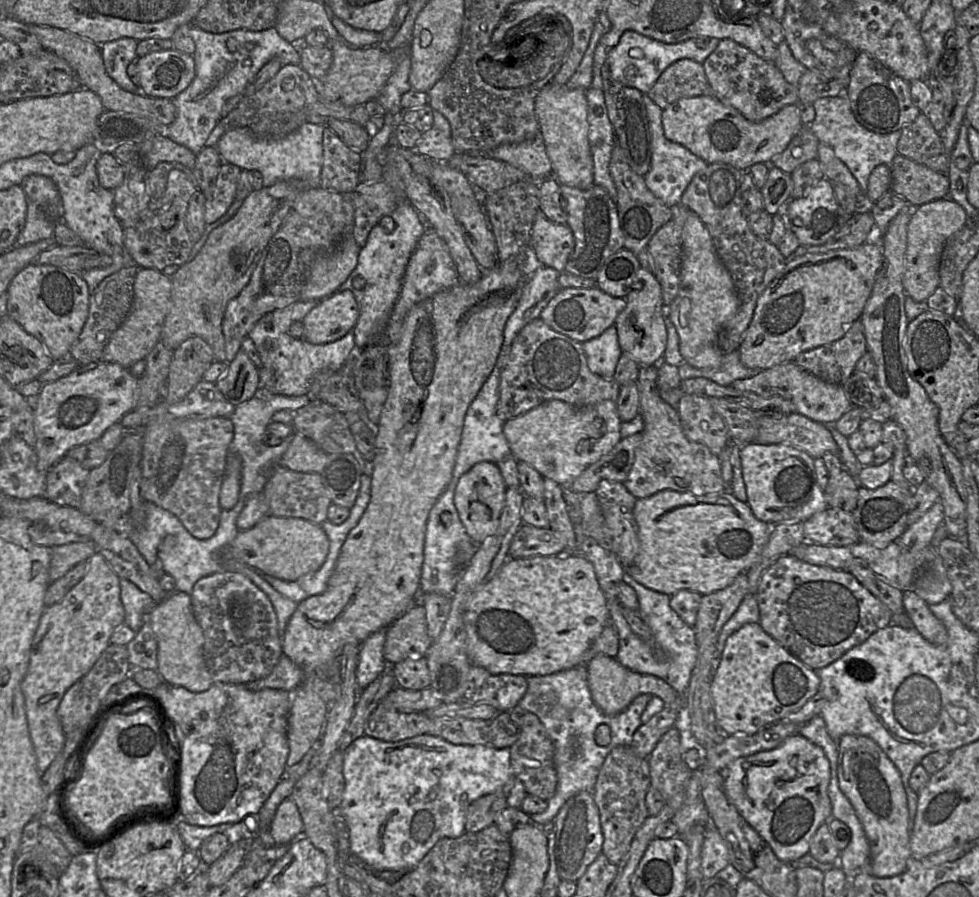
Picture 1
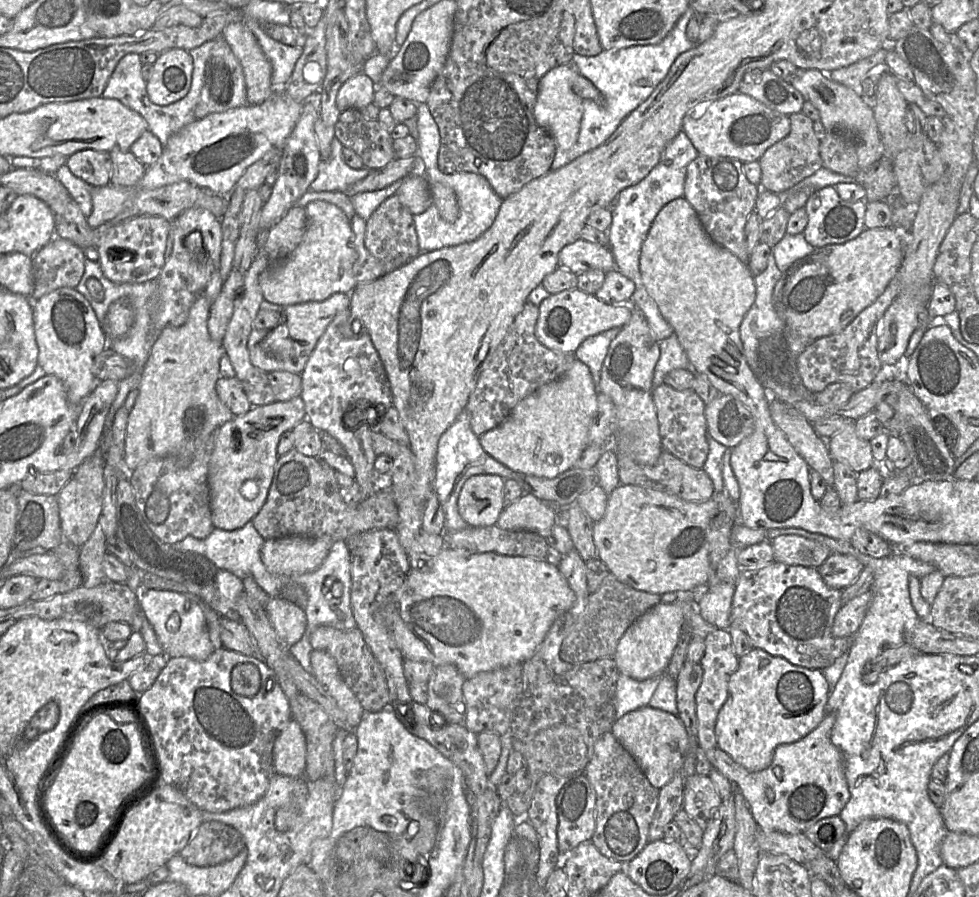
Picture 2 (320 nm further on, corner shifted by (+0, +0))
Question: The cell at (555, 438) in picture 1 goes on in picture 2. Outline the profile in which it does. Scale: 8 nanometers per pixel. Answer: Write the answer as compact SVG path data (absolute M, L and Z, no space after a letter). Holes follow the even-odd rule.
M576 358L562 376L522 399L500 425L482 434L481 446L518 474L552 479L573 468L588 446L597 396L589 367Z

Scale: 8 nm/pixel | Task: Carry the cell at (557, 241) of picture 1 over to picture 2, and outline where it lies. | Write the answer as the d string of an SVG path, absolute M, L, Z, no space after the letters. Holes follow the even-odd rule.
M583 239L565 246L559 253L559 266L575 274L598 269L605 273L616 268L610 248Z

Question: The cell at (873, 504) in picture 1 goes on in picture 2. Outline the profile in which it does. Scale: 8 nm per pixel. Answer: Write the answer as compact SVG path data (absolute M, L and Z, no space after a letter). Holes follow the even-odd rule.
M831 553L817 570L828 587L843 590L857 579L863 568L855 556Z

